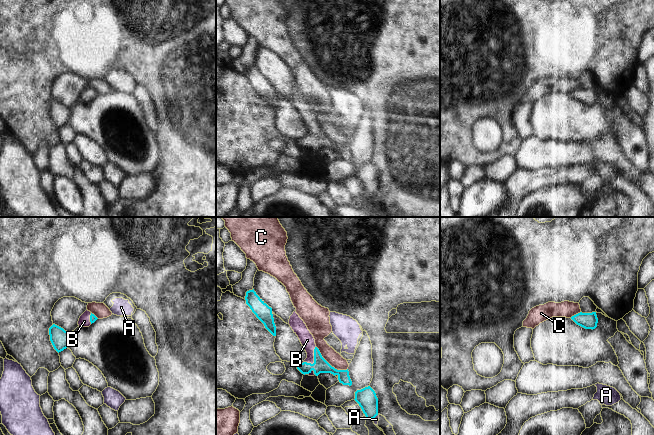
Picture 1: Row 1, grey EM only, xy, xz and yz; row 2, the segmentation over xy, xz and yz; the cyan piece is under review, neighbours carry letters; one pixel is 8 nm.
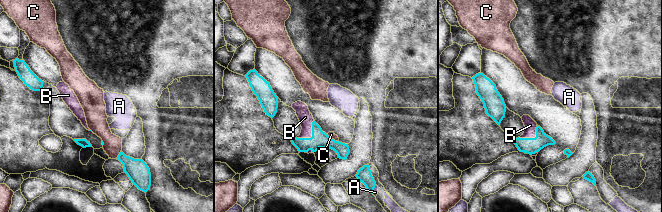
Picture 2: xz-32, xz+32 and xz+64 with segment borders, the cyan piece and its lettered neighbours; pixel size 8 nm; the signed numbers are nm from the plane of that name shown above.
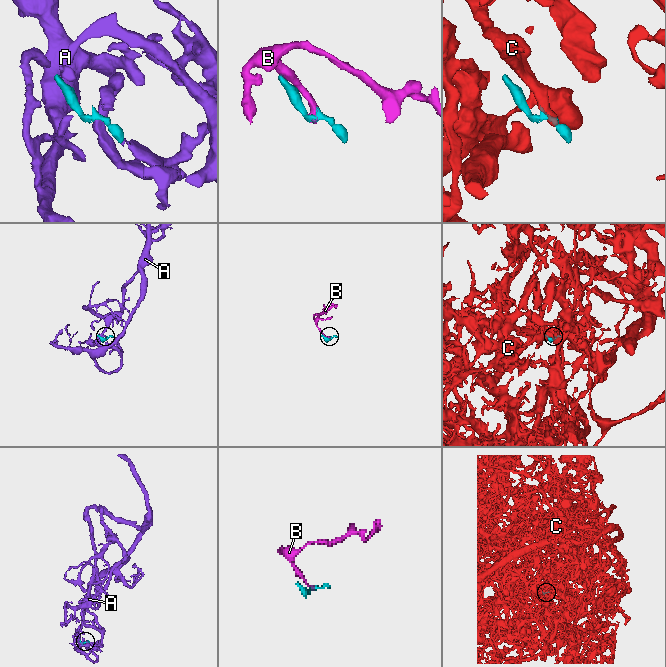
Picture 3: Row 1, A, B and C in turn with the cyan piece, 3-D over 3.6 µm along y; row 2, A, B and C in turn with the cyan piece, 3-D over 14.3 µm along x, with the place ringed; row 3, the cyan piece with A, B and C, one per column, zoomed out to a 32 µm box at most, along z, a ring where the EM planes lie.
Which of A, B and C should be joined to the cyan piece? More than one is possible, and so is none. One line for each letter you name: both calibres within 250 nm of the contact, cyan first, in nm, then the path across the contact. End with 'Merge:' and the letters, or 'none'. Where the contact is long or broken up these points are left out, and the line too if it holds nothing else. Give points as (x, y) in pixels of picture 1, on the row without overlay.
B: Thickness 120 nm (cyan) against 120 nm. Path across: xz (320, 141), (314, 136), (313, 128), (307, 116)
Merge: B.

